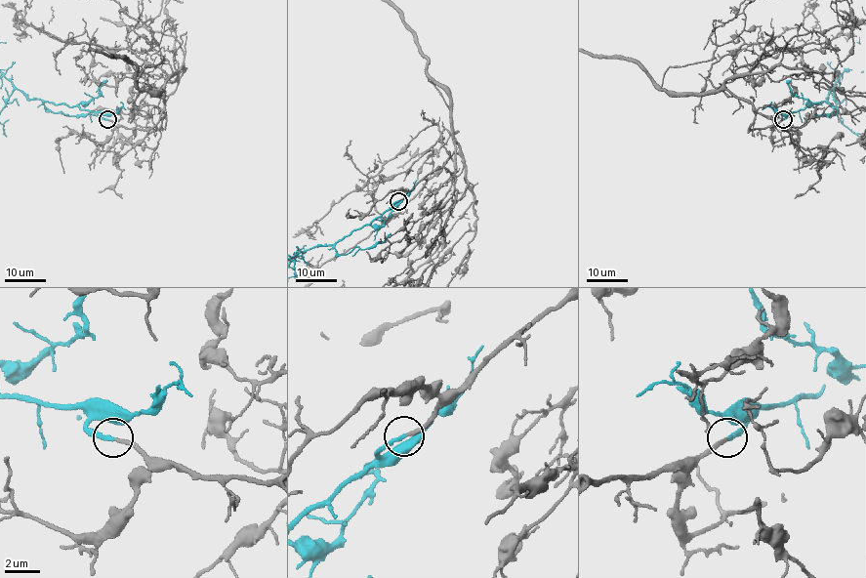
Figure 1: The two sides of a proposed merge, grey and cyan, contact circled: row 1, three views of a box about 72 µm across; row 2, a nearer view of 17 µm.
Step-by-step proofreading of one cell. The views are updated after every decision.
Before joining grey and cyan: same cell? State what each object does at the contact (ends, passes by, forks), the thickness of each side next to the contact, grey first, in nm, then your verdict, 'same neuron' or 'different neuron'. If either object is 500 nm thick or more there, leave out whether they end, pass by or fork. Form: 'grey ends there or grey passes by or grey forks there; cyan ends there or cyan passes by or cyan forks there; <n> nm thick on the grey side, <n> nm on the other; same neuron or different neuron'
grey ends there; cyan ends there; 200 nm thick on the grey side, 240 nm on the other; same neuron

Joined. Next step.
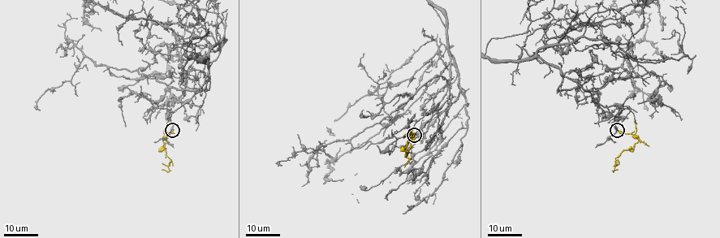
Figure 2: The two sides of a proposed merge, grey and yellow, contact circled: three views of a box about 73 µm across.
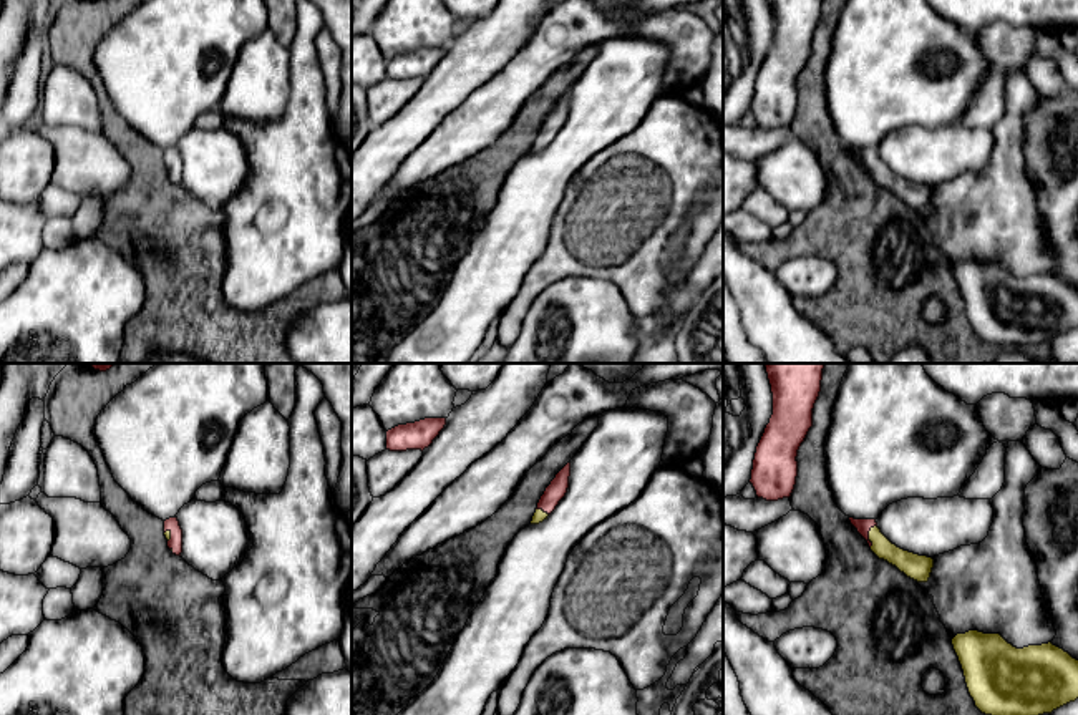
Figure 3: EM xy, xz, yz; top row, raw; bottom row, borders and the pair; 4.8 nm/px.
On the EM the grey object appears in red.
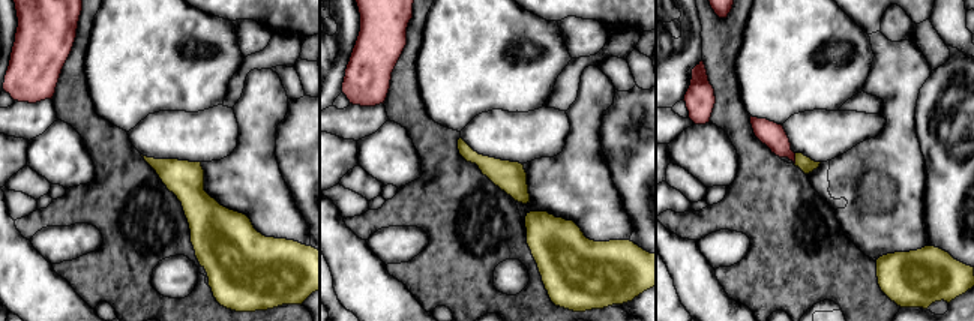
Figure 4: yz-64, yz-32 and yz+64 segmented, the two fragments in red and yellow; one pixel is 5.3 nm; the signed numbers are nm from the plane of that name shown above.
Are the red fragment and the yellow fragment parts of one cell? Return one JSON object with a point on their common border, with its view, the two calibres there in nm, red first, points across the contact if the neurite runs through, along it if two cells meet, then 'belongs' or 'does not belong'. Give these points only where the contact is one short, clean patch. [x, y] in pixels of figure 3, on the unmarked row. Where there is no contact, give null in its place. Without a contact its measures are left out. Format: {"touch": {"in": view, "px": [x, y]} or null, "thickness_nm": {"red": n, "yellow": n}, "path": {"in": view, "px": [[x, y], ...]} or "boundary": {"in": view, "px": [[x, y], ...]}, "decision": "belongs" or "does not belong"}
{"touch": {"in": "yz", "px": [868, 165]}, "thickness_nm": {"red": 70, "yellow": 110}, "path": {"in": "yz", "px": [[863, 155], [868, 165], [911, 193]]}, "decision": "belongs"}

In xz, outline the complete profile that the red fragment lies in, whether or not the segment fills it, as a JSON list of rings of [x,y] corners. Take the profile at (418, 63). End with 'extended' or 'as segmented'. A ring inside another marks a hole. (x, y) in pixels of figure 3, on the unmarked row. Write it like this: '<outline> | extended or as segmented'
[[[425,46],[415,51],[398,53],[386,60],[386,78],[425,78],[444,56],[446,46]]] | as segmented

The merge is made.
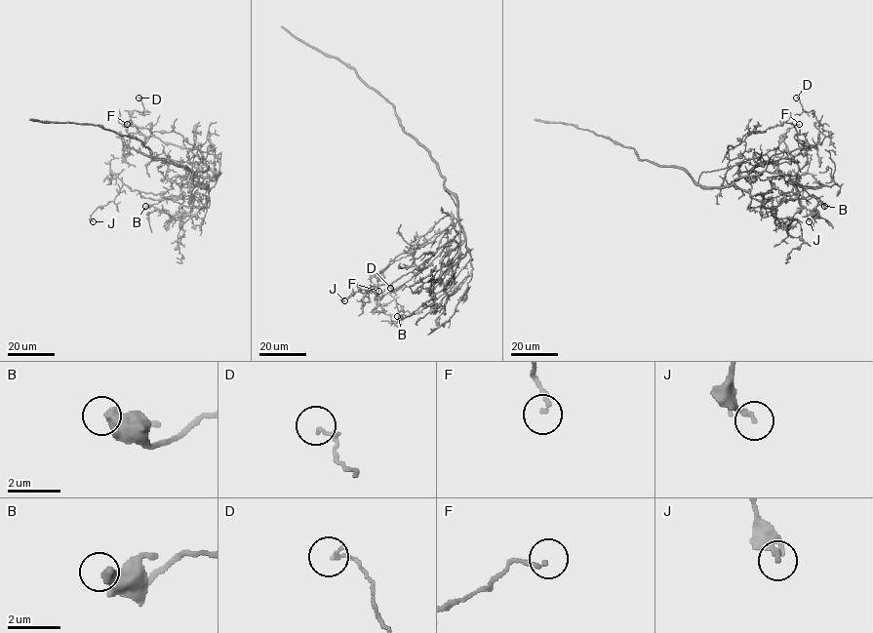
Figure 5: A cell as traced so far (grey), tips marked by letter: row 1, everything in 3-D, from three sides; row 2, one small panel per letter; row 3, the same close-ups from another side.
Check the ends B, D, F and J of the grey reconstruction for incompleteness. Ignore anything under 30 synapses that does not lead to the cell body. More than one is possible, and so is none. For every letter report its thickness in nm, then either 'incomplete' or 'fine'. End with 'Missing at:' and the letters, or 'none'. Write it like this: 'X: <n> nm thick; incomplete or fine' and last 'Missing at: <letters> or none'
B: 500 nm thick; fine
D: 140 nm thick; fine
F: 140 nm thick; fine
J: 180 nm thick; fine
Missing at: none

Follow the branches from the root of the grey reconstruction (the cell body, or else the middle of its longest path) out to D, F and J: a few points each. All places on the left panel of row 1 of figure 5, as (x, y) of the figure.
D: (197, 185), (206, 186), (218, 171), (218, 158), (144, 137), (130, 116), (144, 110), (138, 98)
F: (197, 185), (208, 184), (208, 189), (202, 188), (199, 179), (174, 160), (133, 149), (127, 124)
J: (197, 185), (208, 184), (200, 207), (124, 184), (113, 201), (94, 212), (93, 221)

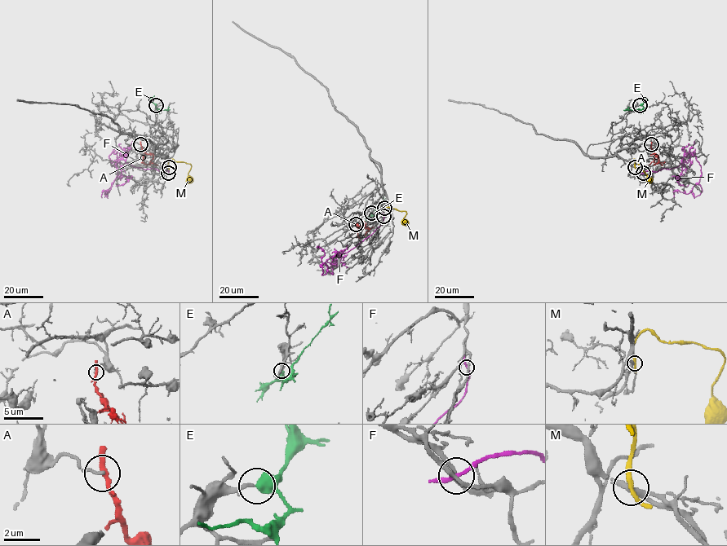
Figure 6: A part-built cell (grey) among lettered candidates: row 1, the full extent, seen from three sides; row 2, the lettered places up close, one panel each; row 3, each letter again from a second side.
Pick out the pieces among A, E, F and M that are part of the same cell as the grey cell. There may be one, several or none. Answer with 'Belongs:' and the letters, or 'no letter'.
Belongs: E

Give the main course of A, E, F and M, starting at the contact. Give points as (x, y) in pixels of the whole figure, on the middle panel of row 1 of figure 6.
A: (356, 224), (363, 225), (369, 230), (366, 232), (374, 226)
E: (371, 213), (371, 216), (383, 196)
F: (383, 216), (383, 223), (370, 235), (347, 253), (327, 260), (325, 263), (332, 266), (333, 274), (317, 247)
M: (383, 208), (405, 211), (404, 223)

